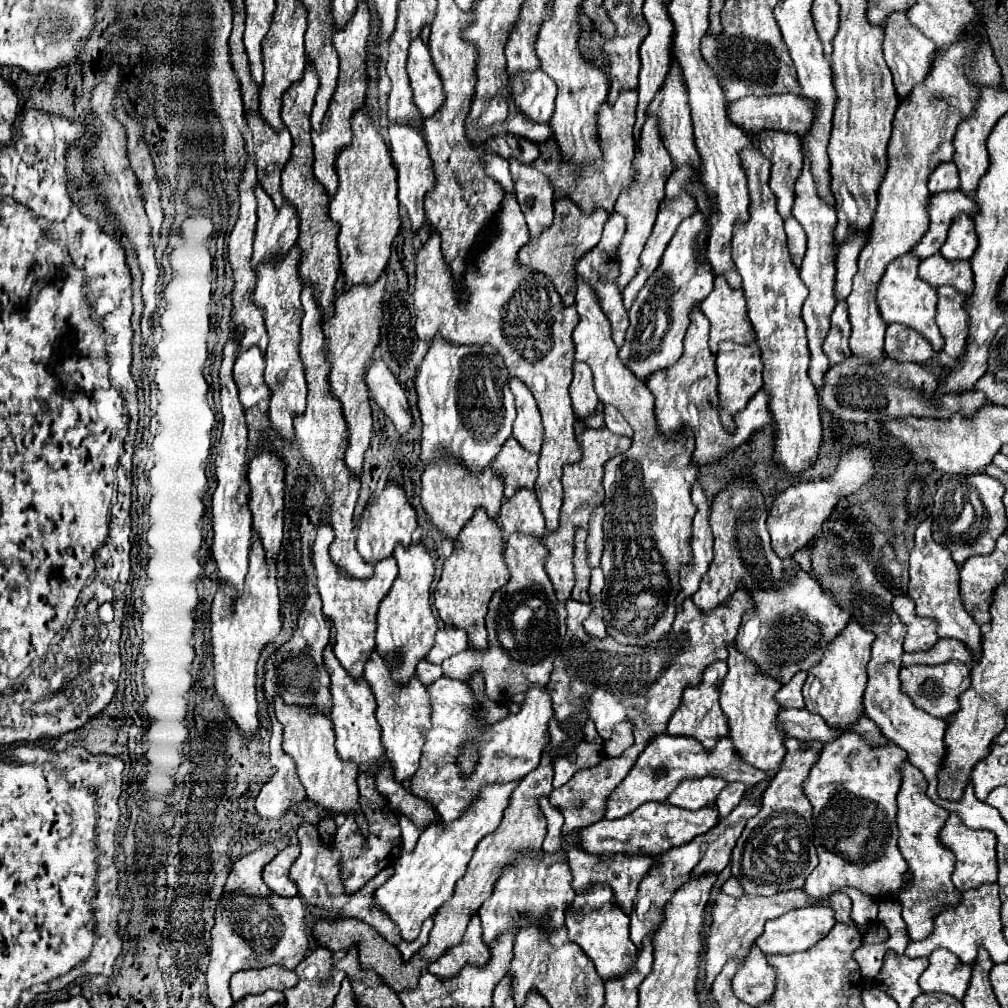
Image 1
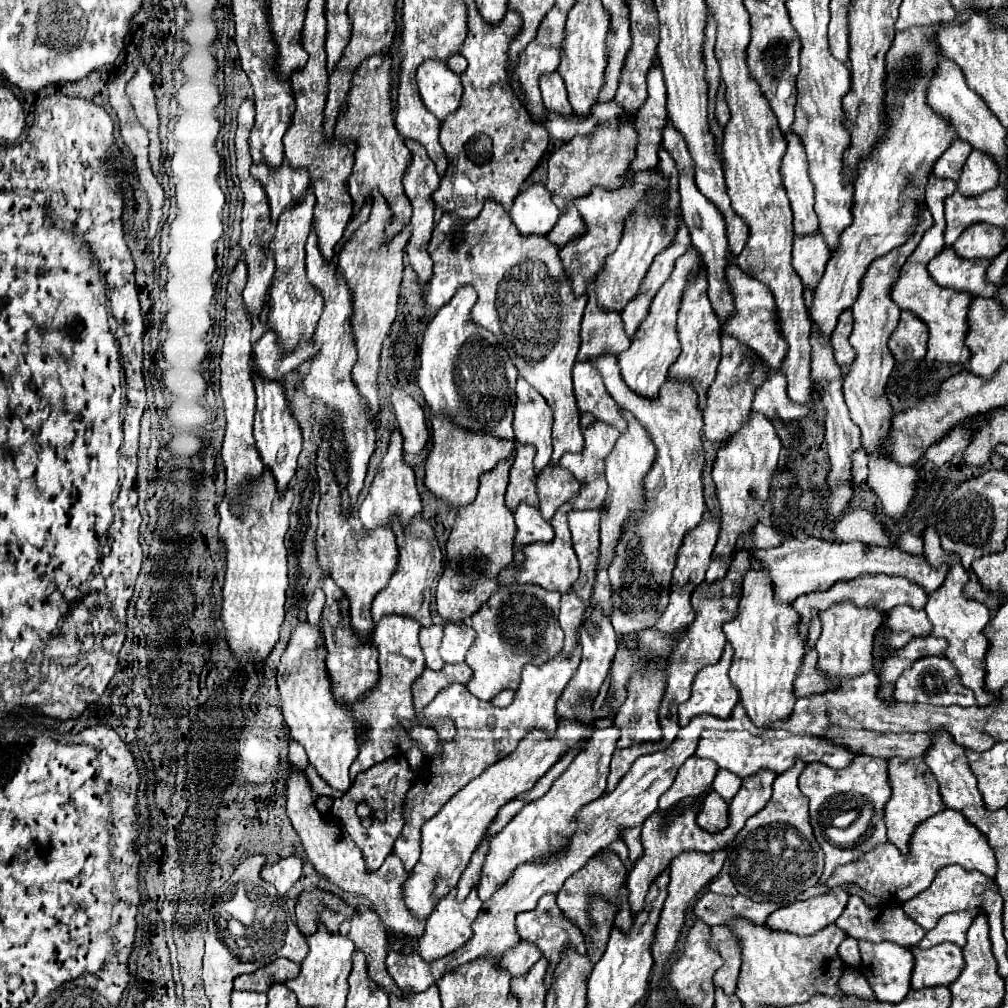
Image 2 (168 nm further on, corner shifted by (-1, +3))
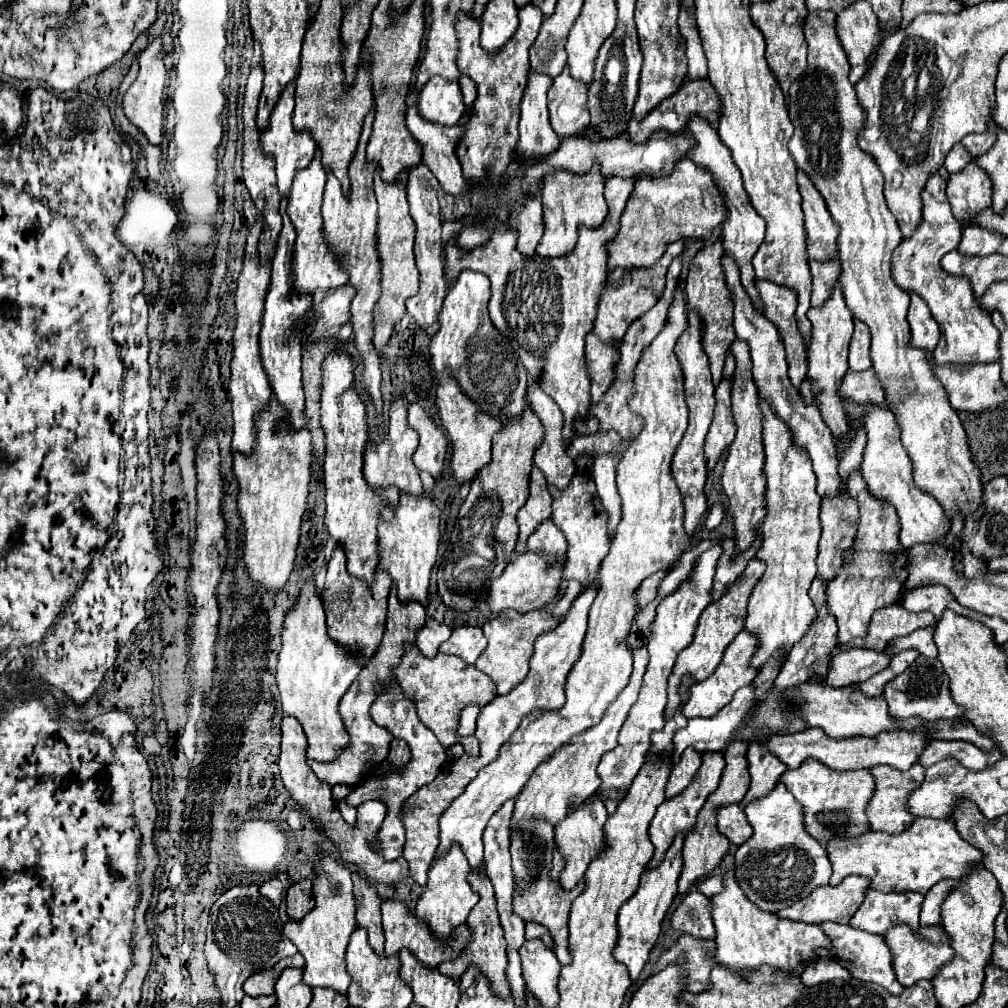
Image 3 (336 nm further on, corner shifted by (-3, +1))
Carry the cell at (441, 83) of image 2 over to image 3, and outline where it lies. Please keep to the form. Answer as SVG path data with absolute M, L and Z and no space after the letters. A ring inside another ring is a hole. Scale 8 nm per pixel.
M432 76L418 96L418 110L420 114L444 126L454 126L466 112L462 90L458 82L450 82L442 76Z

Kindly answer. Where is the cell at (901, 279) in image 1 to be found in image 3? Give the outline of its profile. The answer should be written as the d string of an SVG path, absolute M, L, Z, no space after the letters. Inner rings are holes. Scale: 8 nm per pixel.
M936 172L928 178L922 190L922 224L918 230L900 242L892 256L892 276L902 290L908 294L918 294L930 308L934 320L940 326L940 344L934 350L934 362L996 362L998 360L998 330L994 328L990 314L978 304L970 280L950 276L940 268L940 258L954 250L960 242L962 226L950 210L946 198L946 180Z

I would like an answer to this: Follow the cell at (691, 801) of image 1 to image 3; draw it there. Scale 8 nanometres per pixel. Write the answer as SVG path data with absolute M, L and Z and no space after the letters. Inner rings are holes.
M694 748L684 750L680 762L672 768L668 784L666 784L666 800L678 796L690 782L694 780L694 774L698 774L698 766L702 764L702 754L698 754Z

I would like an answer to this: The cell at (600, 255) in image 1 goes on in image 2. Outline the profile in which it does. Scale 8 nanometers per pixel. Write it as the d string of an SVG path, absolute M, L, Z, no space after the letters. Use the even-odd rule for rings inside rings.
M594 282L588 284L588 304L582 320L582 346L578 352L578 362L594 360L602 354L618 356L630 346L630 338L624 332L620 314L602 312L594 298Z

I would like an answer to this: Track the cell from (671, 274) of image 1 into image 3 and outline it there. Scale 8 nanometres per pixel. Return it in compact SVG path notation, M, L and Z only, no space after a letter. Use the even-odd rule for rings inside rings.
M676 288L668 308L668 322L652 344L642 352L634 370L634 394L628 406L634 414L644 418L642 432L622 454L616 466L616 484L622 498L622 520L612 538L612 548L598 572L598 594L590 606L588 632L582 644L578 662L566 680L566 704L558 712L536 710L528 714L508 744L502 746L496 762L484 766L478 776L466 786L458 800L454 800L440 816L440 844L436 858L446 854L452 844L458 844L472 868L482 862L482 834L492 814L520 790L534 774L536 766L554 756L554 750L570 744L570 740L602 720L602 714L618 698L632 674L632 652L626 646L626 634L636 616L634 590L644 578L658 570L668 570L680 554L692 548L690 538L682 526L682 496L672 480L670 462L676 446L680 444L688 426L688 408L684 402L682 368L676 358L674 346L686 332L686 308L682 292Z

